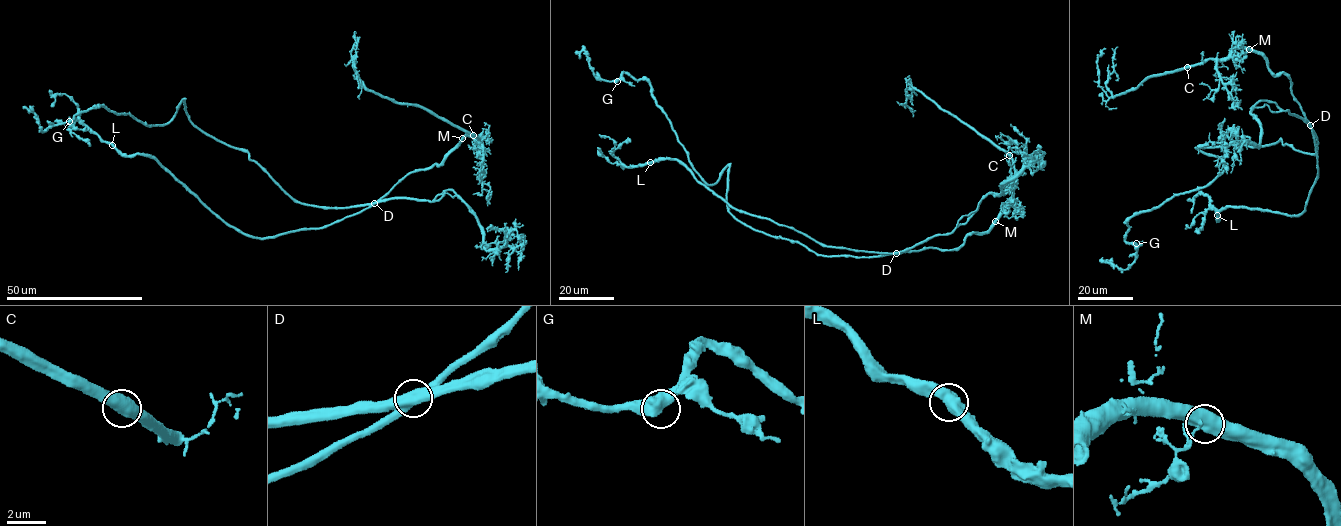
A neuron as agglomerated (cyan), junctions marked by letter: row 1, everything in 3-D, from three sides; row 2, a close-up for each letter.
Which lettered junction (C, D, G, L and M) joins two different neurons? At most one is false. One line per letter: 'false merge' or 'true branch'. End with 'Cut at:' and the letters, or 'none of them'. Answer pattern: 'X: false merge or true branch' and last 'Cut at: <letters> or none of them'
C: true branch
D: false merge
G: true branch
L: true branch
M: true branch
Cut at: D

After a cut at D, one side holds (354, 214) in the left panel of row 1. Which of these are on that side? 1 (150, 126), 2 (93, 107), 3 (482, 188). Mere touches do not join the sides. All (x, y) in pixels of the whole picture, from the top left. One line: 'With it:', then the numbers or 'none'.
With it: 3

